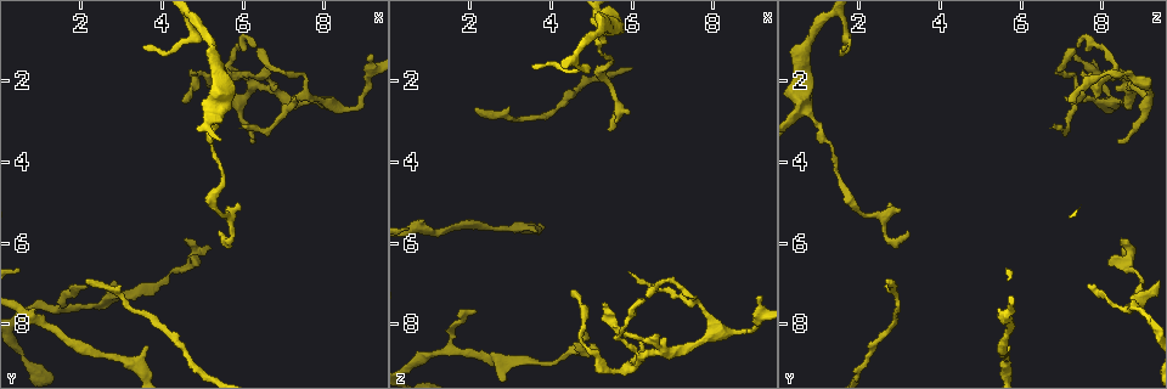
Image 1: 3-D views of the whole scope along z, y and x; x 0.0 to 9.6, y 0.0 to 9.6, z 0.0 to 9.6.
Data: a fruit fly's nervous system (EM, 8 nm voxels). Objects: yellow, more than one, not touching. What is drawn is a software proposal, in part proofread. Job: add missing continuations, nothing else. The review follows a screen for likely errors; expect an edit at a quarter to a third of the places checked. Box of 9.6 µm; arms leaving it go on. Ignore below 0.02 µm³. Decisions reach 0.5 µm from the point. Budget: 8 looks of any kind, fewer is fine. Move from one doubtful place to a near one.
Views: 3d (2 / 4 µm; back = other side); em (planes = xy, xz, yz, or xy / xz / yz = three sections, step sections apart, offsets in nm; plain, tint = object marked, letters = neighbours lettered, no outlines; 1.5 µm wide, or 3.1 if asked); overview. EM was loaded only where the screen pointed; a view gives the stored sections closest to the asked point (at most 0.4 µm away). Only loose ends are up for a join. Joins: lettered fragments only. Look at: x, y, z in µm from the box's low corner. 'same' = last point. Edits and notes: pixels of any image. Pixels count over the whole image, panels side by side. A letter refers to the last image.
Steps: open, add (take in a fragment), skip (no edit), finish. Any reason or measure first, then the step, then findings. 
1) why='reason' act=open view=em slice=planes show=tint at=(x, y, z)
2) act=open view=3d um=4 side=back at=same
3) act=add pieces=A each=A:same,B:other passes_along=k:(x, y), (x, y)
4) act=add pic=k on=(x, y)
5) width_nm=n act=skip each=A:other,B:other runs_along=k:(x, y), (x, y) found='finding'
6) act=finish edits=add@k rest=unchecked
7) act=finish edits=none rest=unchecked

why='thin end' act=open view=em slice=planes show=letters at=(5.40, 5.75, 3.20)

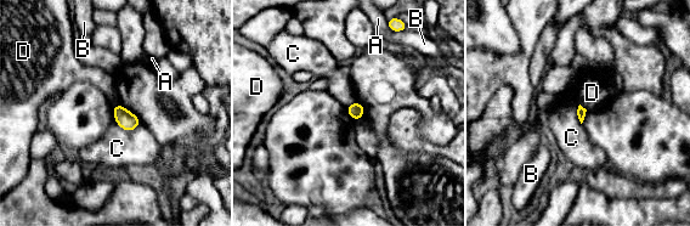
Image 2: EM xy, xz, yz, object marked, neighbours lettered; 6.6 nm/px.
longest_contact=C:180nm act=skip each=A:other,B:other,C:other,D:other found='none of them fits'

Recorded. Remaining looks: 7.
why='long arm stops here' act=open view=3d um=2 at=(2.20, 6.90, 2.65)

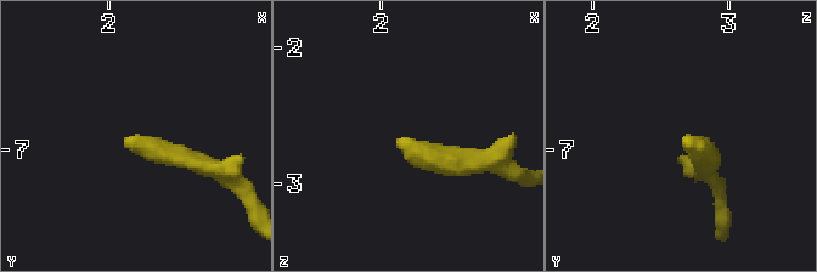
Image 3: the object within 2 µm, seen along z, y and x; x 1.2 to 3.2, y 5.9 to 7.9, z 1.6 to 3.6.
act=open view=em slice=yz step=4 show=tint at=(2.12, 6.92, 2.64)

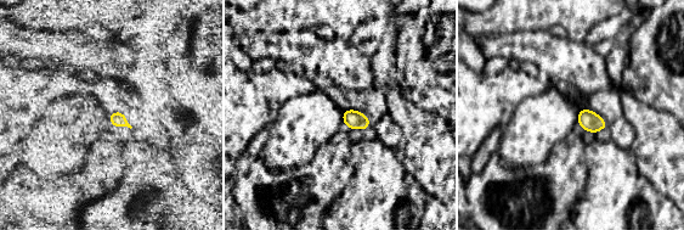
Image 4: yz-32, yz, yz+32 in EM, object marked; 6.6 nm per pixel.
why='cut it another way' act=open view=em slice=xz step=8 show=letters at=same

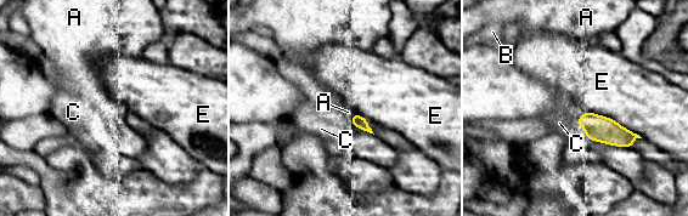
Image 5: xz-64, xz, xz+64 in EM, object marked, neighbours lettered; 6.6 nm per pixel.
act=add pieces=C each=A:other,B:other,C:same,E:other found='it goes on there'

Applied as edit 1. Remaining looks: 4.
why='thin end' act=open view=em slice=planes show=letters at=(6.35, 1.20, 7.25)

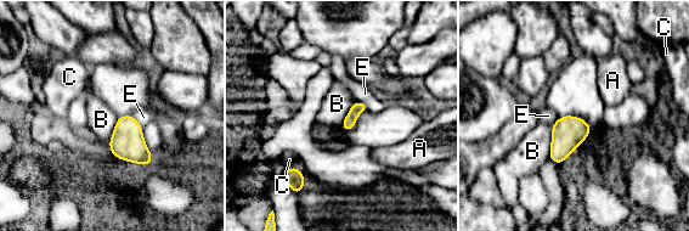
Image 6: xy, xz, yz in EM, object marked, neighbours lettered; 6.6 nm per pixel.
longest_contact=B:220nm act=skip each=A:other,B:other,C:other,E:other found='no lettered fragment goes on from it'

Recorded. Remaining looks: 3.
act=finish edits=add@5 rest=unchecked

